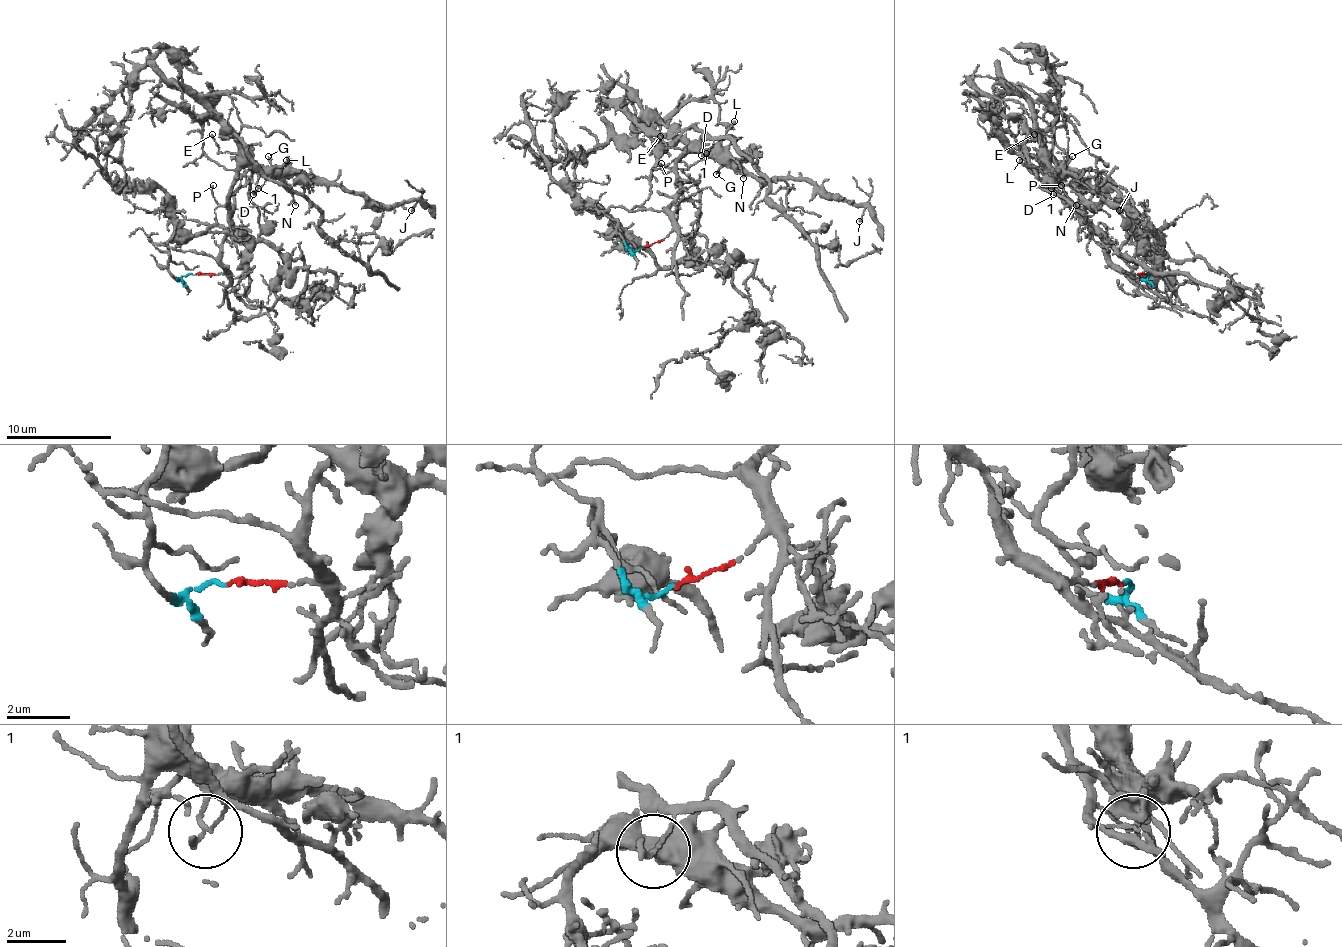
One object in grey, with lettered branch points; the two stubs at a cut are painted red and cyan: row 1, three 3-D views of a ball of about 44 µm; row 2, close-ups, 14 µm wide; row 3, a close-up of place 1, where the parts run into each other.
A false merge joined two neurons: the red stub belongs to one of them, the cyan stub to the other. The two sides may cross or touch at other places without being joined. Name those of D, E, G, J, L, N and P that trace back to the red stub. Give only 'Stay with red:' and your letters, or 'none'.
Stay with red: D, E, G, J, L, N, P

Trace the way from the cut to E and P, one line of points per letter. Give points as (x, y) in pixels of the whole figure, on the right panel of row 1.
E: (1146, 274), (1122, 271), (1109, 258), (1104, 240), (1062, 198), (1049, 156), (1033, 135)
P: (1146, 274), (1122, 271), (1109, 258), (1104, 240), (1078, 213), (1062, 185)

